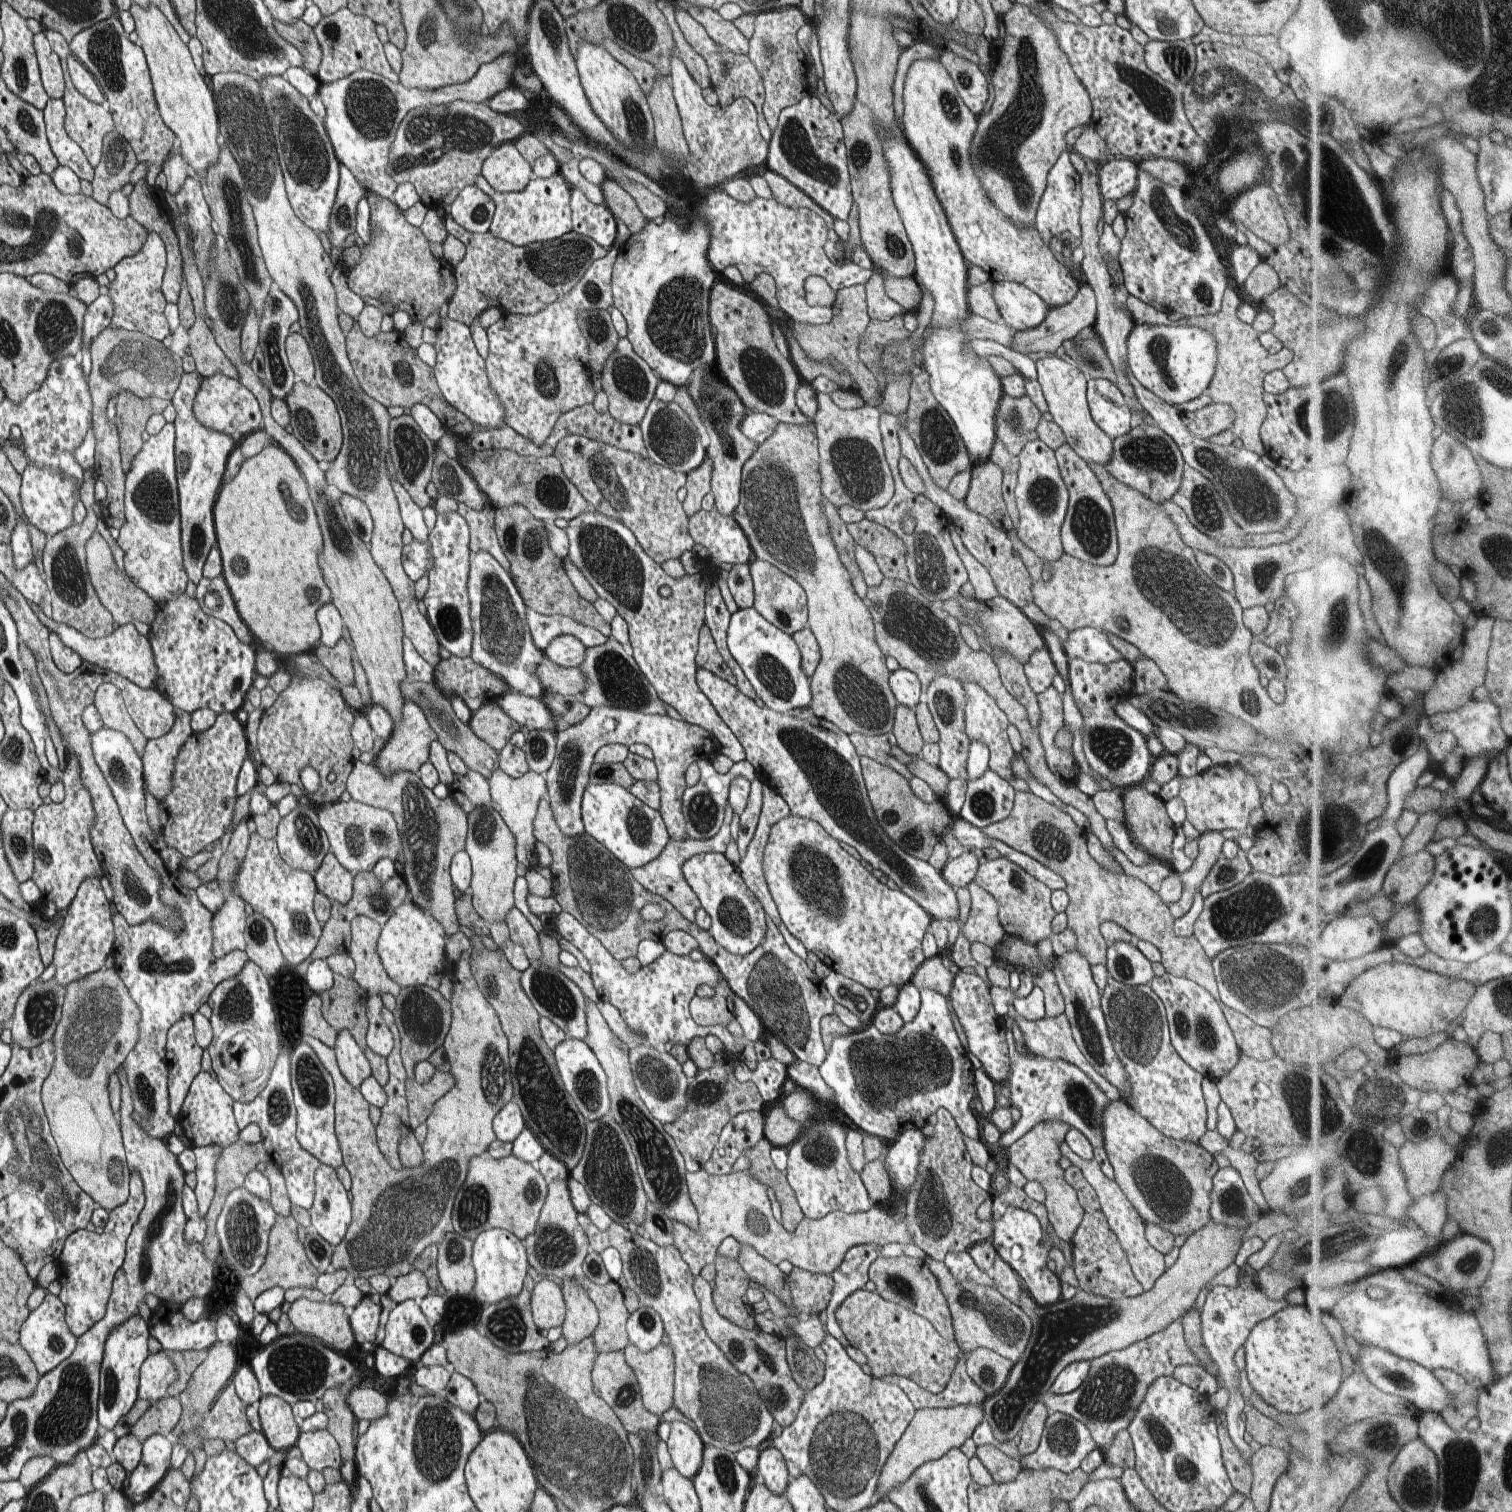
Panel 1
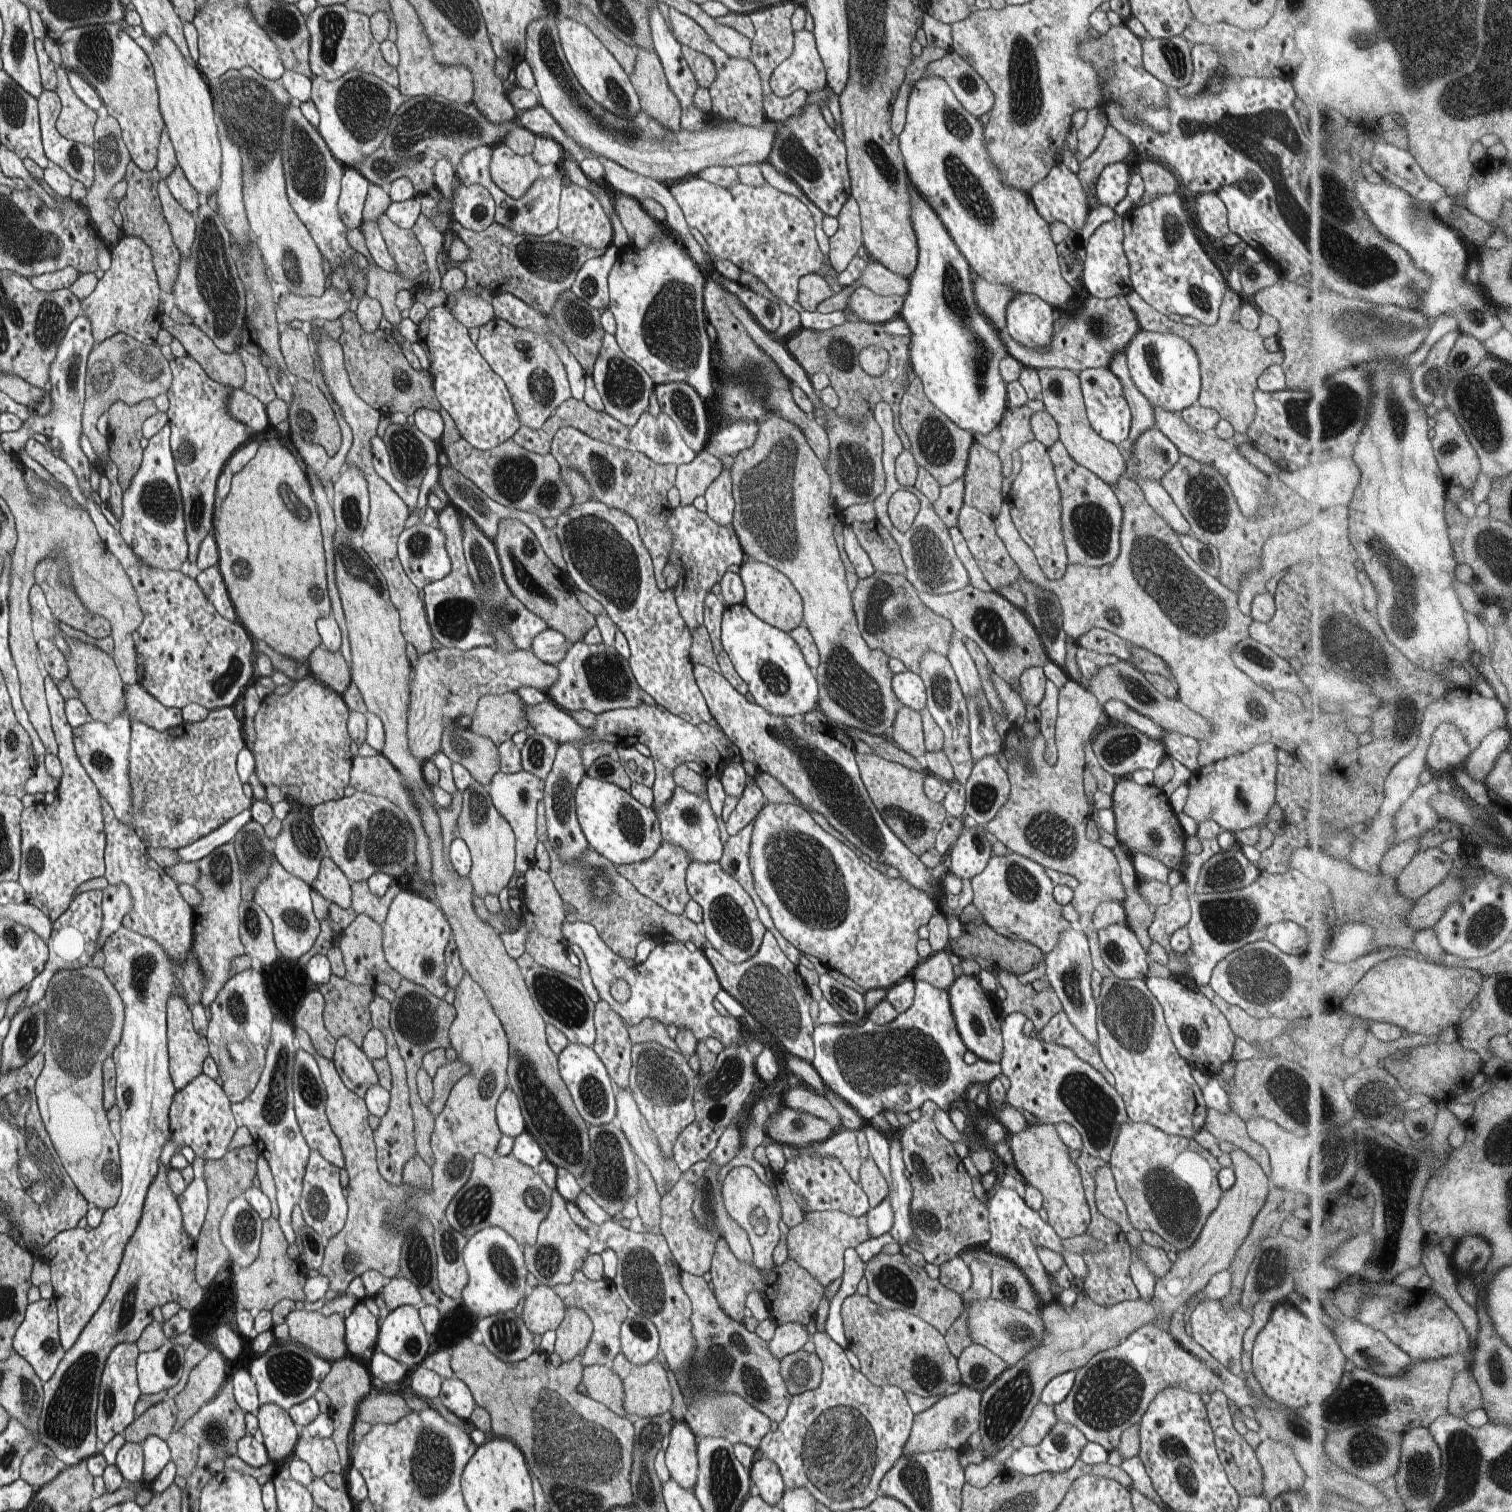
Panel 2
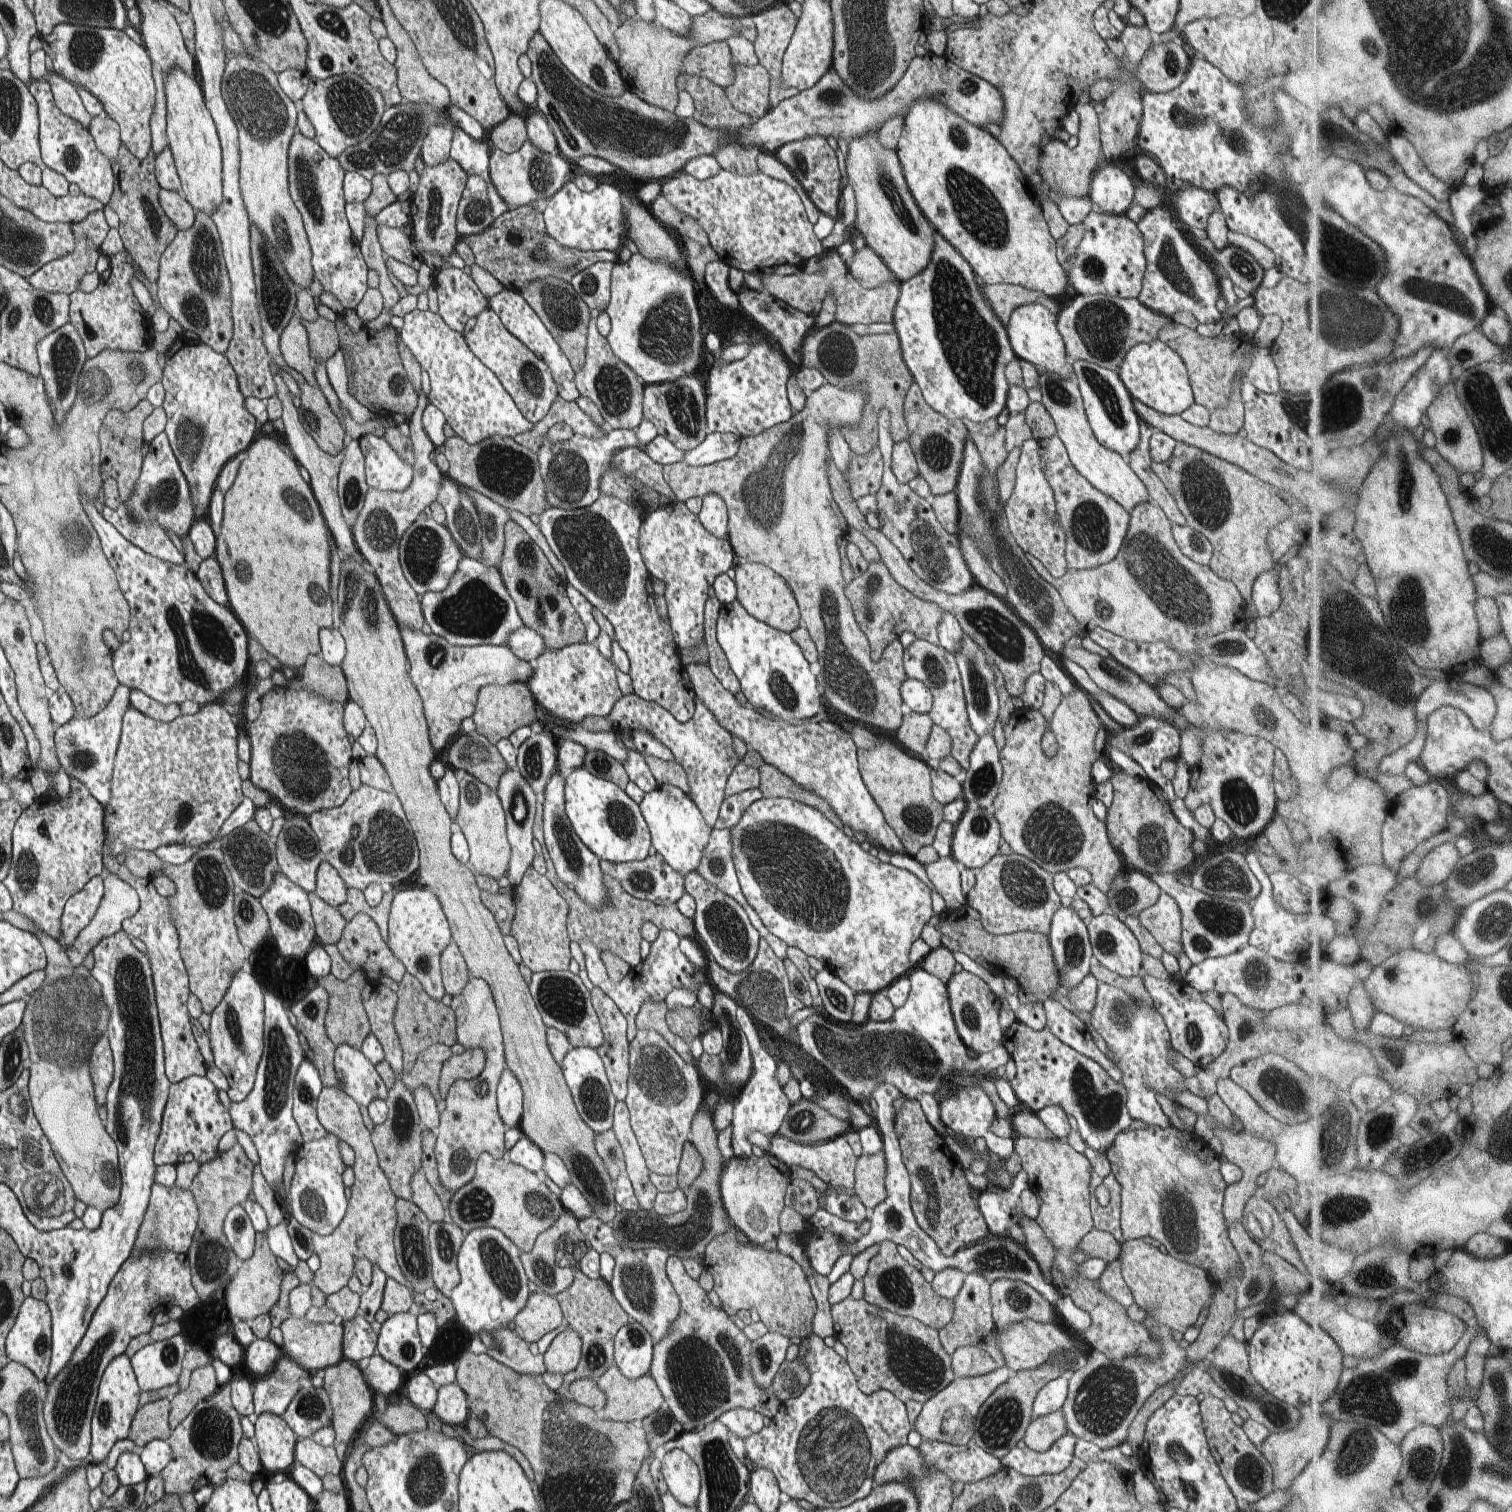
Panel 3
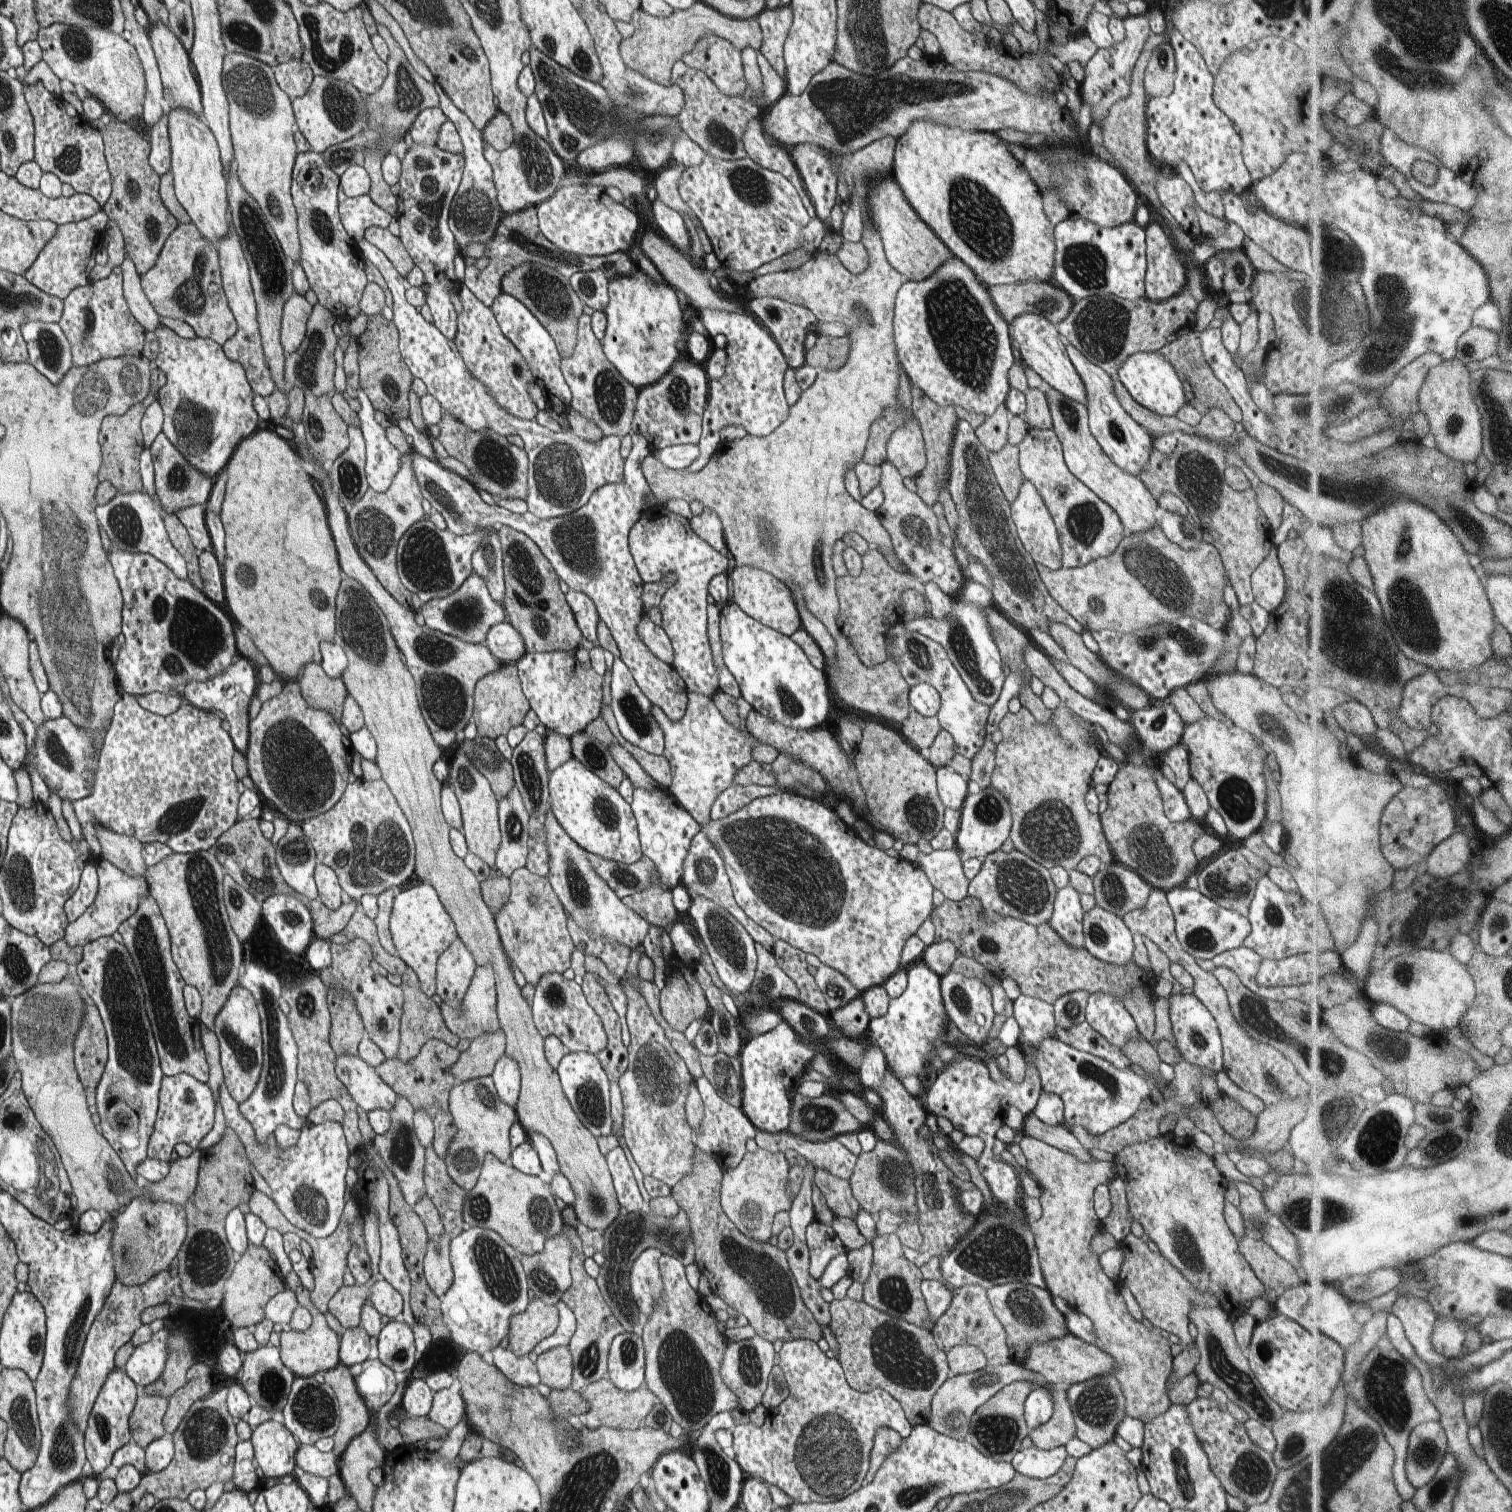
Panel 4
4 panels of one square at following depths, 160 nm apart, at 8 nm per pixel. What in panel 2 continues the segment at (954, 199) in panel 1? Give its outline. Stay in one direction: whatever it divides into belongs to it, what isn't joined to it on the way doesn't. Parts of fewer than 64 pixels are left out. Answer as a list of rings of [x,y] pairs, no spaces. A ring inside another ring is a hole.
[[[931,76],[917,80],[911,88],[905,125],[898,136],[910,184],[936,211],[972,272],[988,282],[1003,284],[1016,294],[1035,294],[1057,311],[1065,310],[1074,289],[1061,273],[1057,245],[1052,240],[1049,224],[1038,214],[1029,195],[1003,183],[1000,171],[994,168],[983,145],[982,125],[979,118],[960,104],[943,78]]]

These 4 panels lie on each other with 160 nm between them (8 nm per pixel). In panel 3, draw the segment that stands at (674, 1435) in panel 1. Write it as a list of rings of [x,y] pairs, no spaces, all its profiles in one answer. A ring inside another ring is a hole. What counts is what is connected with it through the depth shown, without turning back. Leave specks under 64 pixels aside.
[[[681,1448],[666,1453],[662,1463],[662,1476],[674,1498],[686,1506],[694,1506],[701,1491],[701,1474],[692,1457]]]

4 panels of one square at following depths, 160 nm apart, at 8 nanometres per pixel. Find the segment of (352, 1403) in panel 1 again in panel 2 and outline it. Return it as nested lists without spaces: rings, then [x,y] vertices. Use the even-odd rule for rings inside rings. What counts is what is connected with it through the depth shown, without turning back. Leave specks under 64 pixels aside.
[[[374,1388],[357,1402],[357,1418],[371,1426],[395,1423],[410,1411],[402,1396]]]

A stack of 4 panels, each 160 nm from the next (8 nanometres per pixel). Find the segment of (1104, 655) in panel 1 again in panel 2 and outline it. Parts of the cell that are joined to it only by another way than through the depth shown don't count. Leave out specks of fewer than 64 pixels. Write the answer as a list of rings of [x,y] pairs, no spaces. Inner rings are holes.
[[[1094,627],[1076,640],[1078,646],[1101,655],[1116,655],[1120,661],[1130,661],[1128,647],[1123,638],[1106,629]]]

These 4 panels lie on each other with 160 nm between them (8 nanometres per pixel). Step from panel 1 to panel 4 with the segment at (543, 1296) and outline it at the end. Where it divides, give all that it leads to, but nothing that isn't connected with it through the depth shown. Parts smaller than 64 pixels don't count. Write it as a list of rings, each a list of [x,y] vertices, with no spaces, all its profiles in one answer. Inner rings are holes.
[[[540,1298],[529,1302],[528,1308],[511,1318],[509,1347],[516,1356],[528,1355],[533,1348],[548,1338],[559,1325],[558,1307],[549,1305]]]

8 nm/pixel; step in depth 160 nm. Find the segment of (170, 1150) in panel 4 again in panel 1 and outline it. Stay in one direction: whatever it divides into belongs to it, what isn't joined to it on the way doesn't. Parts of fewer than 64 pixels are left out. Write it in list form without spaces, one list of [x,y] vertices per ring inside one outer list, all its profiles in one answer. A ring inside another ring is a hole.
[[[204,1071],[198,1074],[192,1081],[190,1092],[187,1094],[183,1110],[178,1118],[185,1130],[185,1135],[192,1142],[192,1147],[216,1145],[225,1148],[239,1140],[240,1130],[232,1116],[232,1102],[234,1100],[231,1095],[224,1090],[220,1082],[216,1082],[212,1073]]]

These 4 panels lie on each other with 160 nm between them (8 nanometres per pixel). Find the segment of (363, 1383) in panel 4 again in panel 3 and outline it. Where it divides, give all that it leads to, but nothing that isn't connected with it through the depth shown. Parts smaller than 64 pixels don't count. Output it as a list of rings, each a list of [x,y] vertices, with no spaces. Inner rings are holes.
[[[375,1353],[368,1360],[368,1366],[362,1370],[366,1382],[374,1394],[380,1393],[385,1397],[396,1392],[404,1384],[406,1372],[391,1362],[384,1360],[382,1355]]]

